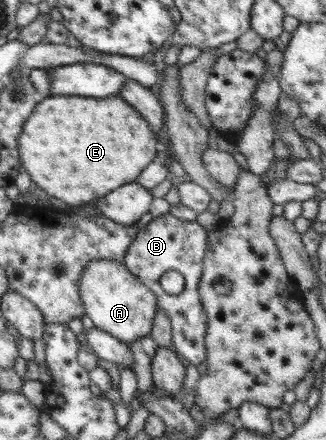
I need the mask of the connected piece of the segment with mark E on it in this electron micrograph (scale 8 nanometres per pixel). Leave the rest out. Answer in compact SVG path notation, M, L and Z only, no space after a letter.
M50 95L34 107L32 114L30 114L23 124L18 142L20 164L22 164L22 168L32 176L31 180L36 182L36 186L40 186L42 190L46 190L50 196L58 198L58 200L54 201L58 202L59 205L67 205L69 208L77 209L82 205L101 199L102 196L106 196L108 192L120 188L122 184L130 184L131 182L137 181L139 176L145 173L148 164L156 159L156 153L158 152L156 144L158 144L159 140L157 139L157 134L152 130L151 124L131 104L128 104L123 98L120 98L119 95L107 96L103 99L78 95Z

